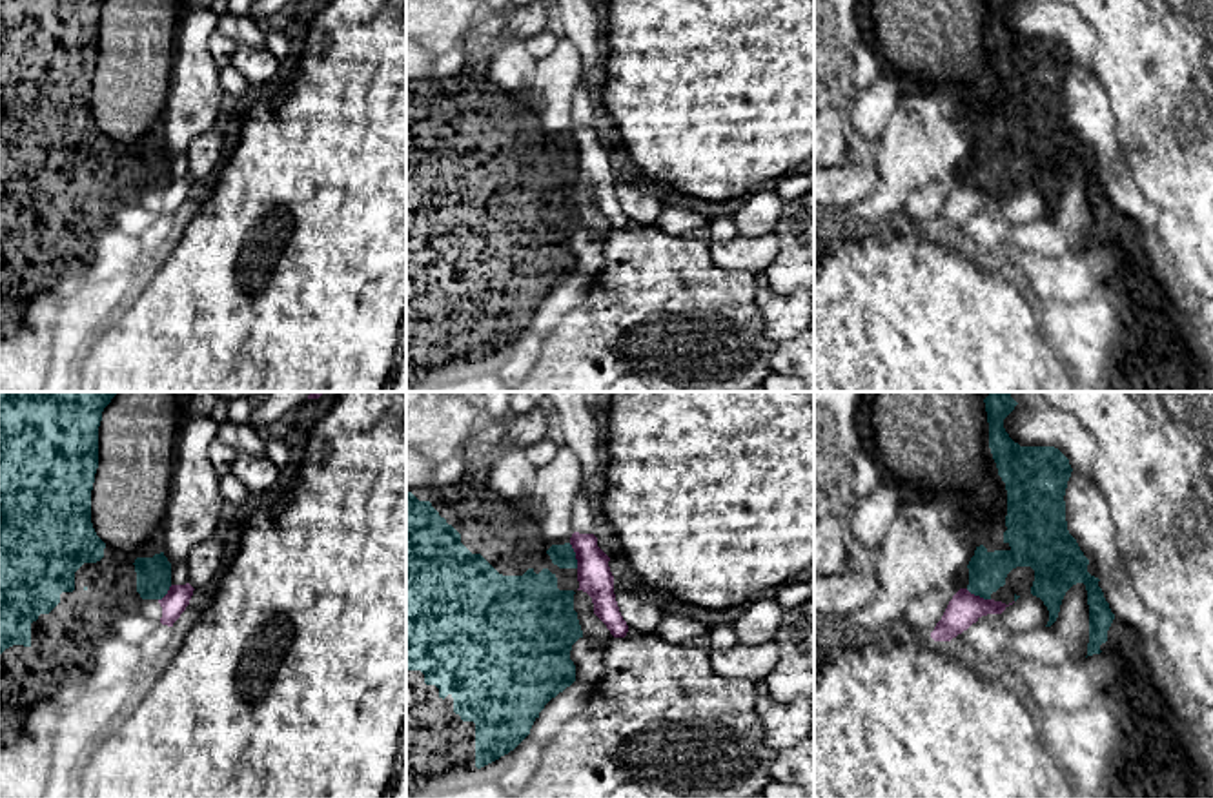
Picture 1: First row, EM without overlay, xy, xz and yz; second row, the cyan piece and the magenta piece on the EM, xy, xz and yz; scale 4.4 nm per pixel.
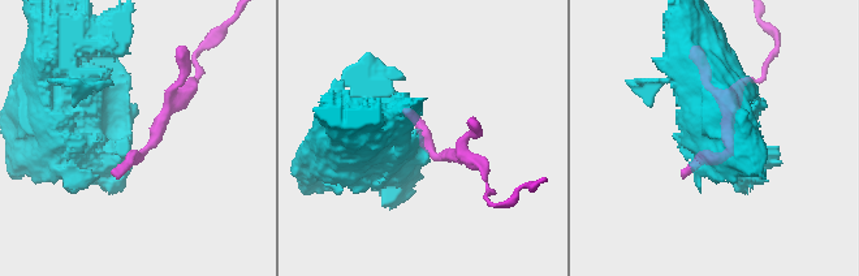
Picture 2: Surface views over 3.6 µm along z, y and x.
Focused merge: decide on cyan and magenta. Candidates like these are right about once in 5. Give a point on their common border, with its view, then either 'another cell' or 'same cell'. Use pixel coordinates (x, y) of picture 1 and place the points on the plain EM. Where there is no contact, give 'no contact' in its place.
xz (574, 148) | another cell

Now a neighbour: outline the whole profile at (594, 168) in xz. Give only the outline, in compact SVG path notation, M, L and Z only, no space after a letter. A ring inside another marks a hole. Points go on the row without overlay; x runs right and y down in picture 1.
M574 124L570 137L577 151L577 182L592 189L594 206L606 217L610 226L614 230L625 230L628 217L616 193L614 168L608 159L610 149L597 138L594 126Z

